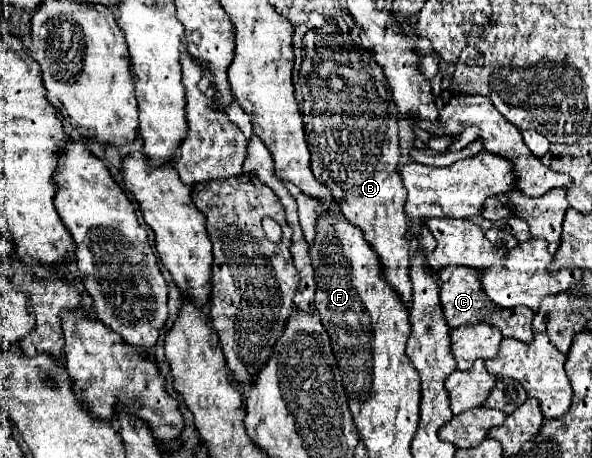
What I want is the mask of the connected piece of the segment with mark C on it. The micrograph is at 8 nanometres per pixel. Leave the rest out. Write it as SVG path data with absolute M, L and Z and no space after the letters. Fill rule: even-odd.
M448 265L439 272L441 276L441 306L445 320L449 328L459 328L463 324L477 324L477 320L483 320L499 330L503 330L503 336L517 338L521 342L531 342L533 340L533 312L527 308L501 308L492 303L481 288L479 271L461 265Z

